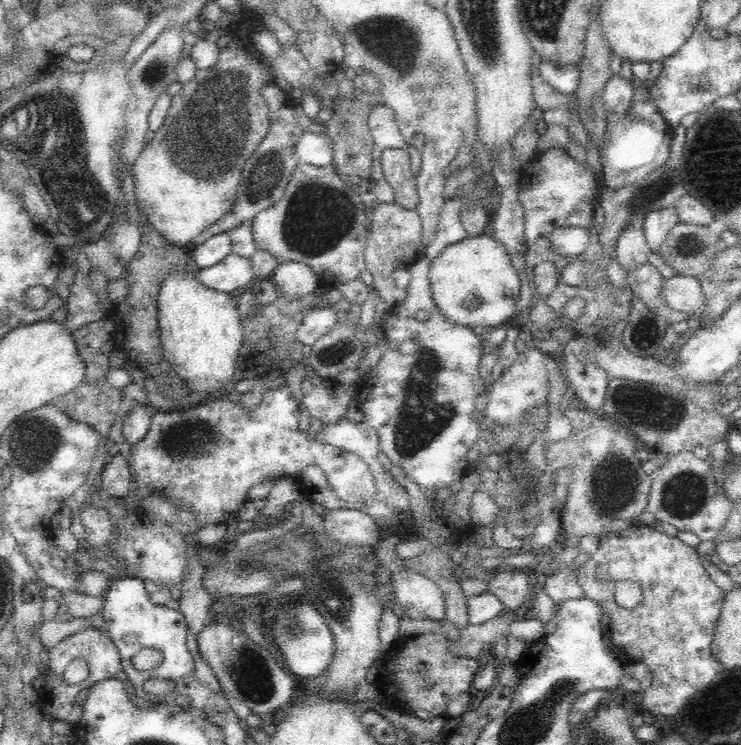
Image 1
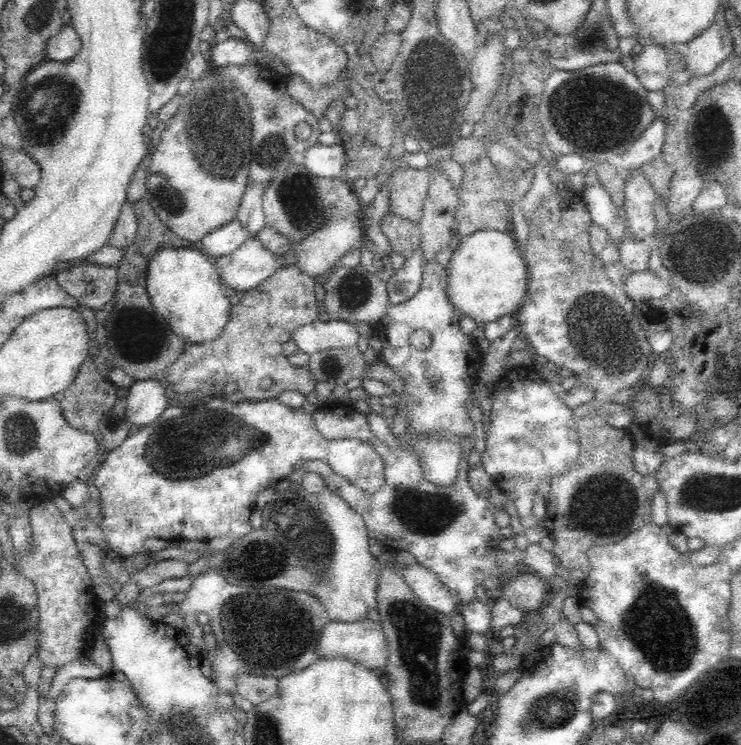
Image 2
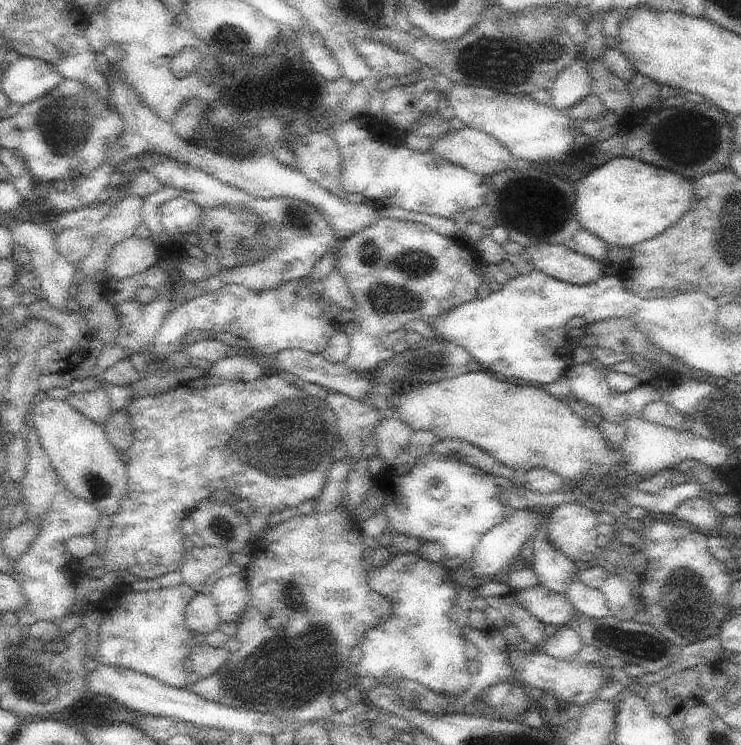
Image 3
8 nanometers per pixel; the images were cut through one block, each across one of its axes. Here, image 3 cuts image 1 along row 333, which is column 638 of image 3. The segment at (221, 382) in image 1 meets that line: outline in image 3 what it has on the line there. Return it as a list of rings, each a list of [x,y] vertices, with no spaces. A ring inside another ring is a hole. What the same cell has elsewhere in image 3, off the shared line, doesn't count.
[[[611,158],[611,162],[605,162],[603,166],[595,168],[579,184],[575,184],[575,192],[577,192],[575,212],[581,228],[589,230],[591,234],[597,234],[609,248],[611,246],[633,248],[635,244],[653,240],[655,236],[663,234],[663,230],[675,226],[675,222],[679,222],[691,210],[691,206],[695,206],[697,198],[693,180],[681,178],[681,174],[635,158]]]

